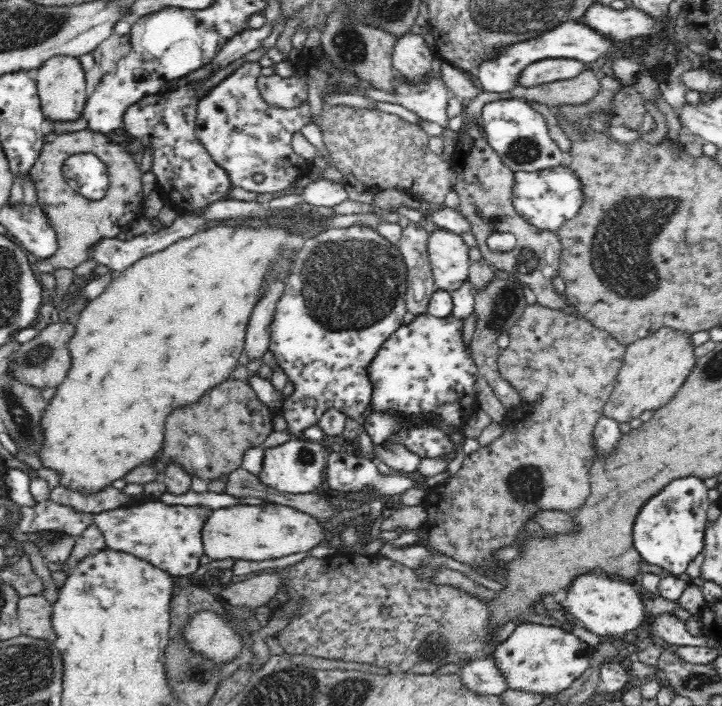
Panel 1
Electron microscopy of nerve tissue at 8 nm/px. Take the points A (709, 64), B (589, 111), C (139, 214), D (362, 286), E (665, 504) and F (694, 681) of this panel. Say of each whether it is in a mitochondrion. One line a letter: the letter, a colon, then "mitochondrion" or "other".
A: other
B: other
C: other
D: mitochondrion
E: mitochondrion
F: mitochondrion

